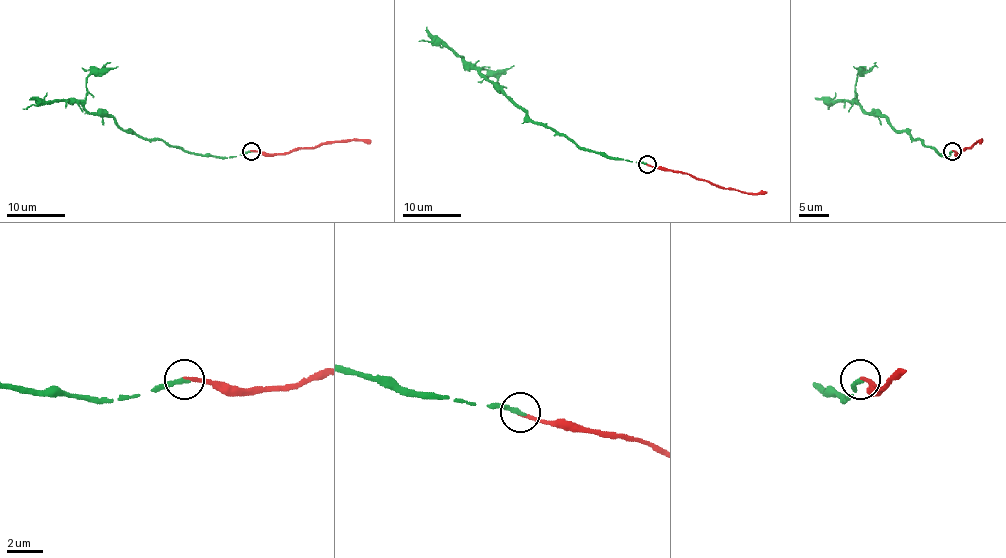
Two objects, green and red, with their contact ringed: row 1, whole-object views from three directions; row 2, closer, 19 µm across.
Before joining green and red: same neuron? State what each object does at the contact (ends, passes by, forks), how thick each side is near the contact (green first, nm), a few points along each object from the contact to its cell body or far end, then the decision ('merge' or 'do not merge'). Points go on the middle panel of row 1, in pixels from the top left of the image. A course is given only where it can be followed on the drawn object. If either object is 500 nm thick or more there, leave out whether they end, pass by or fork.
green ends | red ends | 260/200 nm | green via (646, 164), (614, 160), (580, 150), (563, 135), (535, 123), (444, 46), (418, 41) | red via (646, 164), (678, 170), (724, 188), (766, 192) | merge

